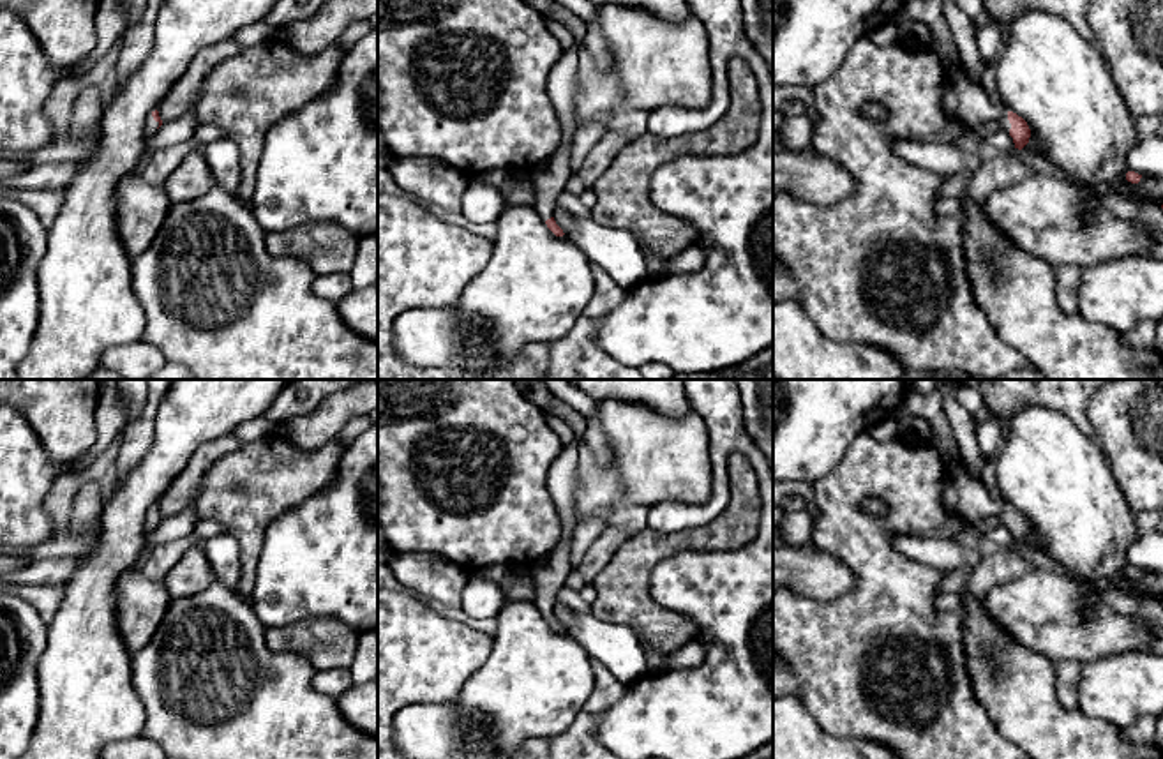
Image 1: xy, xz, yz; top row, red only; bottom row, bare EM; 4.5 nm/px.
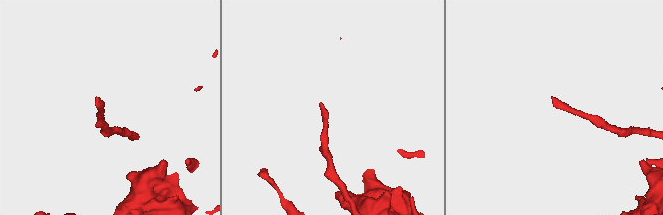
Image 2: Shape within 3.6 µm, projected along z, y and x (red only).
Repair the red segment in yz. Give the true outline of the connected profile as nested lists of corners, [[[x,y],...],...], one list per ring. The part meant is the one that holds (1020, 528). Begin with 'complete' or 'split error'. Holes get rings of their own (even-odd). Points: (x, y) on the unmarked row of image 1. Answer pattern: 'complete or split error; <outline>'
split error; [[[960,459],[946,470],[942,507],[960,522],[976,522],[995,515],[1013,533],[1018,545],[1029,538],[1031,524],[1027,517],[1002,500],[992,500],[981,475],[972,477]]]

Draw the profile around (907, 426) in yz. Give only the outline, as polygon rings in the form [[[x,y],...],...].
[[[898,417],[897,422],[898,434],[904,438],[928,438],[927,425],[916,417]]]

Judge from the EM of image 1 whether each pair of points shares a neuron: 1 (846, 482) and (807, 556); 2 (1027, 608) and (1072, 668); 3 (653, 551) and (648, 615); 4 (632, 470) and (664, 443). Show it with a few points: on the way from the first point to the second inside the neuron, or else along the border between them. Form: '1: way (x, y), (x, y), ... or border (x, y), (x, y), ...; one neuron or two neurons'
1: border (810, 542), (835, 555), (847, 567); two neurons
2: border (1056, 661), (1077, 661), (1080, 664); two neurons
3: way (639, 567), (639, 599); one neuron
4: way (639, 463), (657, 450); one neuron

